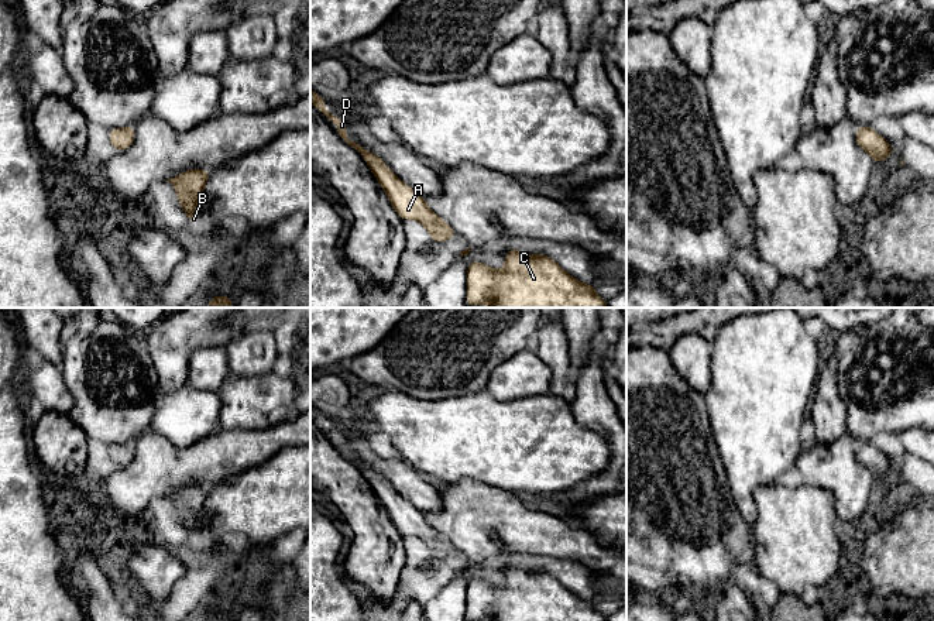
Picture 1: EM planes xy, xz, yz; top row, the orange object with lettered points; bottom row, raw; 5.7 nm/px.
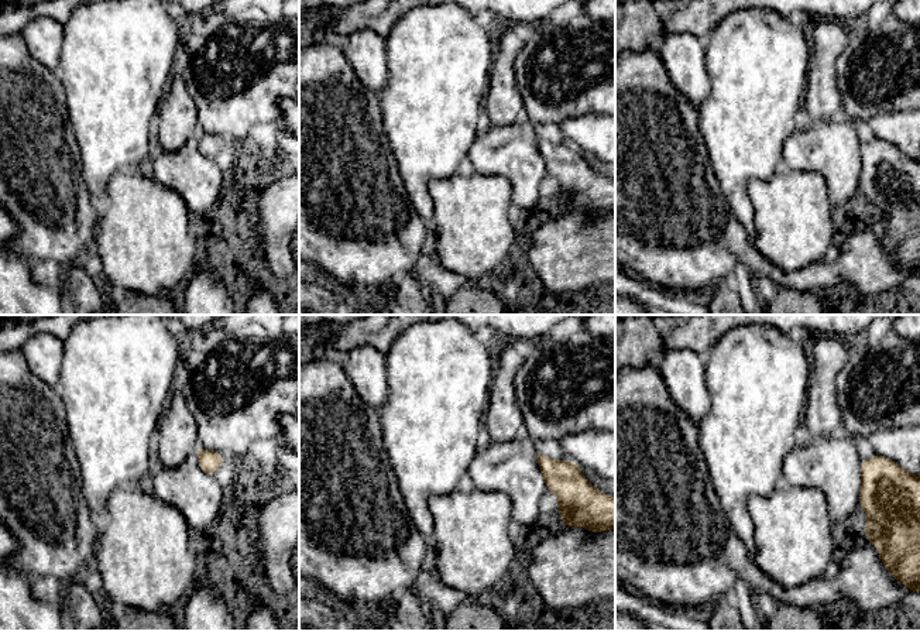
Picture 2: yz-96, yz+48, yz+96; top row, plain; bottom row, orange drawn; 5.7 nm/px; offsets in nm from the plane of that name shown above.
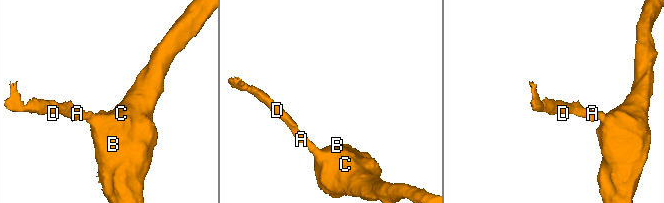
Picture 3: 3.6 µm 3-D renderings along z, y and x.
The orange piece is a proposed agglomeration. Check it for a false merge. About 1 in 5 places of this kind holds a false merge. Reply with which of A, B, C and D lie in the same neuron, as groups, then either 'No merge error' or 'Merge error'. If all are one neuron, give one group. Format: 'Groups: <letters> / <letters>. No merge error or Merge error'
Groups: A B C D. No merge error

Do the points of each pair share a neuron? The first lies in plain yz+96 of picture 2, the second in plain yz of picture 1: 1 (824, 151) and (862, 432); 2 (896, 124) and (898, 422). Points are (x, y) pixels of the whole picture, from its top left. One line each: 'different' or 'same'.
1: different
2: different

